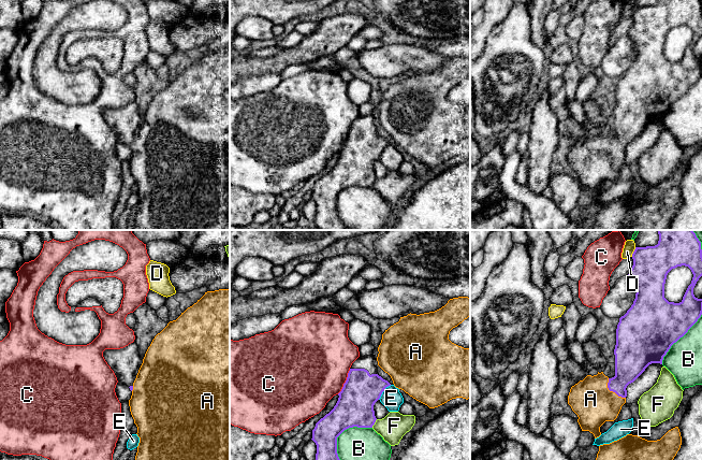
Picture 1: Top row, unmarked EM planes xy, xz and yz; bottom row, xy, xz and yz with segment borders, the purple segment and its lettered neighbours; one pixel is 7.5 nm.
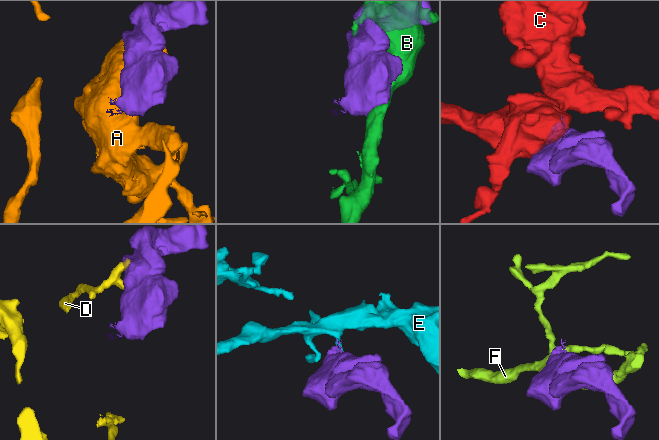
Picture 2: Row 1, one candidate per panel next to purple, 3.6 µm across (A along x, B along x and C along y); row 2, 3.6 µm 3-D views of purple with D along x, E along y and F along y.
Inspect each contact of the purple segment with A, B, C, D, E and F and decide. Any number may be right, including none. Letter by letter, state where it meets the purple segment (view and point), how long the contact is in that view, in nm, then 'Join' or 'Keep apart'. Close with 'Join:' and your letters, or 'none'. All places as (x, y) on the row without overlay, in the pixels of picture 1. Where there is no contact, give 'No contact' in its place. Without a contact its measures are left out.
A: Touches purple at yz (612, 149). Shared border 200 nm. Join
B: Touches purple at xz (339, 193). Shared border 380 nm. Keep apart
C: Touches purple at xz (346, 141). Shared border 220 nm. Keep apart
D: Touches purple at yz (633, 11). Shared border 80 nm. Keep apart
E: Touches purple at xz (383, 149). Shared border 150 nm. Keep apart
F: Touches purple at xz (374, 183). Shared border 80 nm. Keep apart
Join: A

